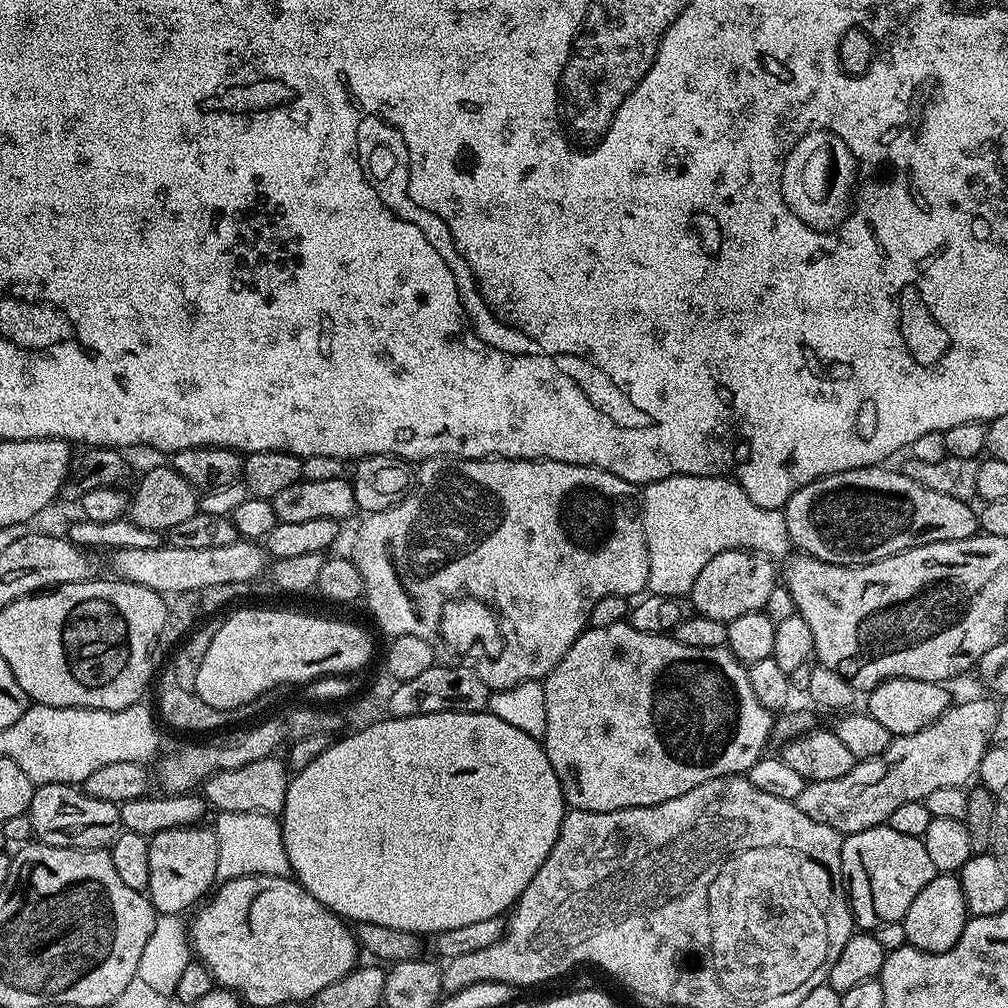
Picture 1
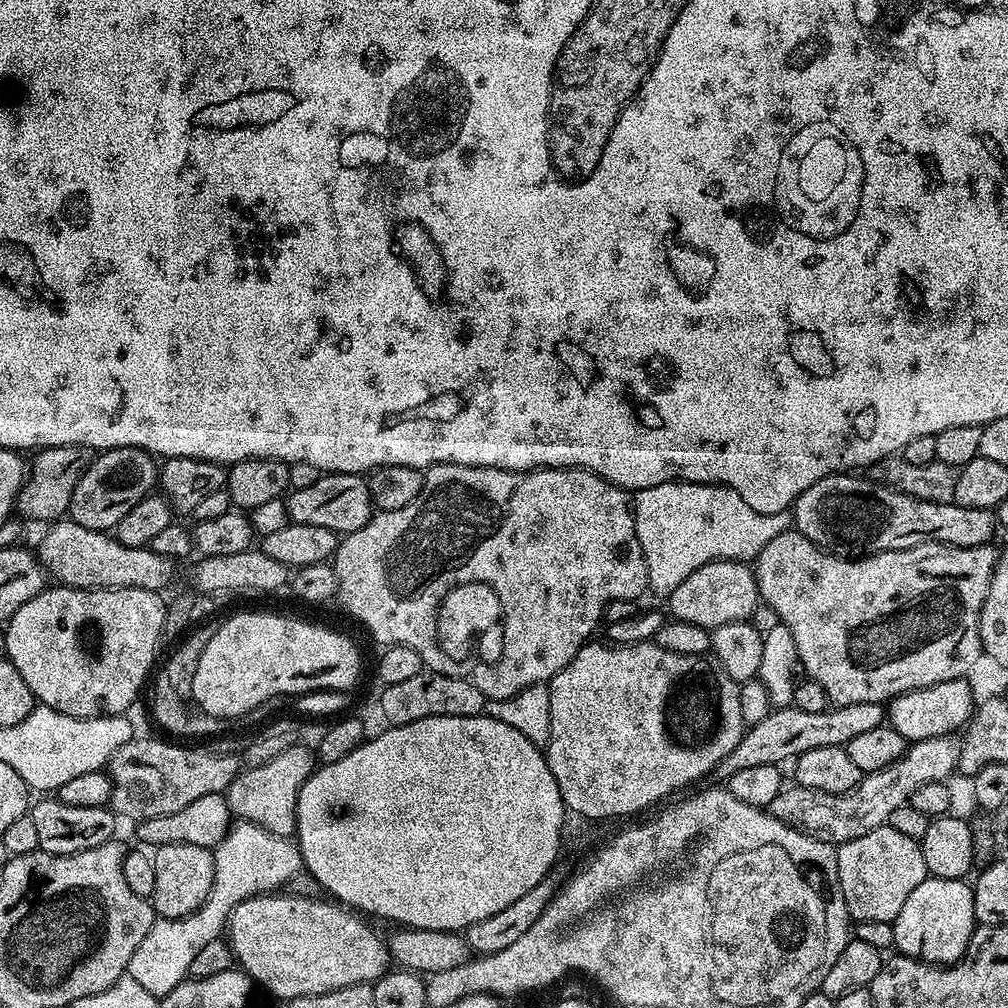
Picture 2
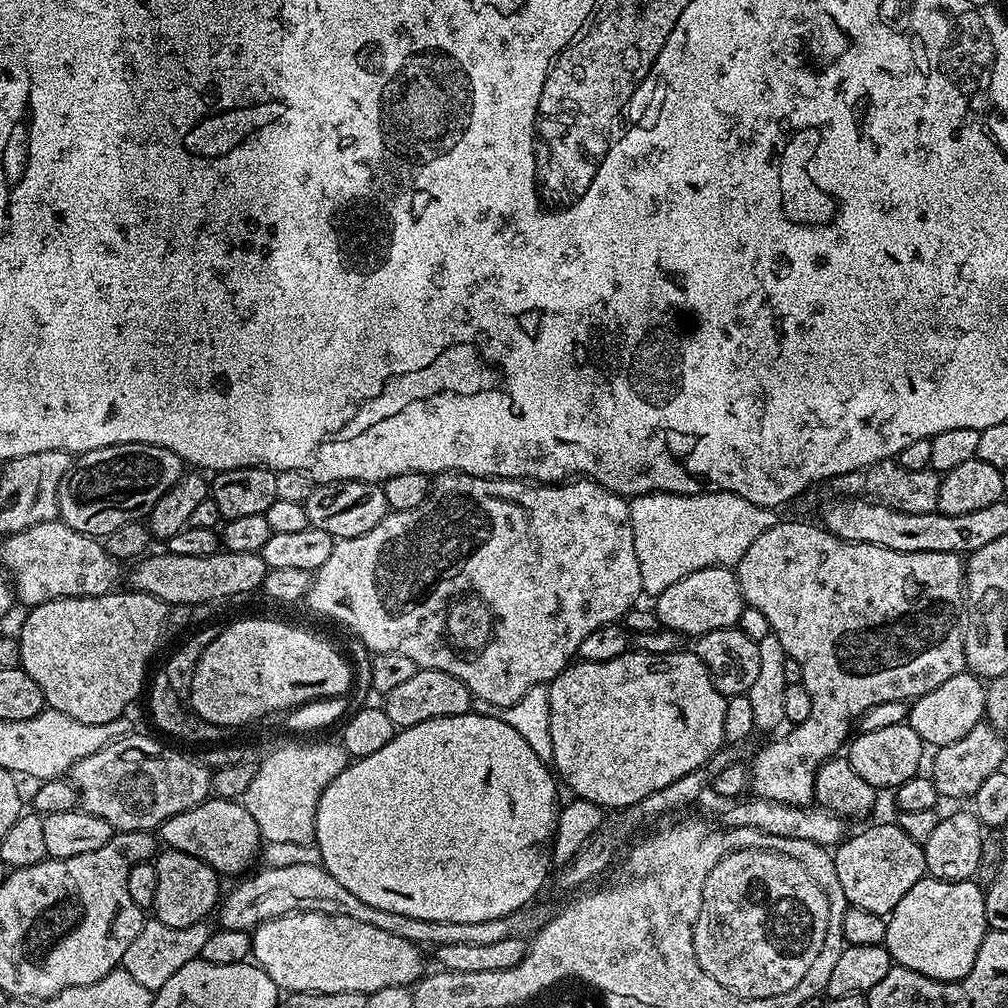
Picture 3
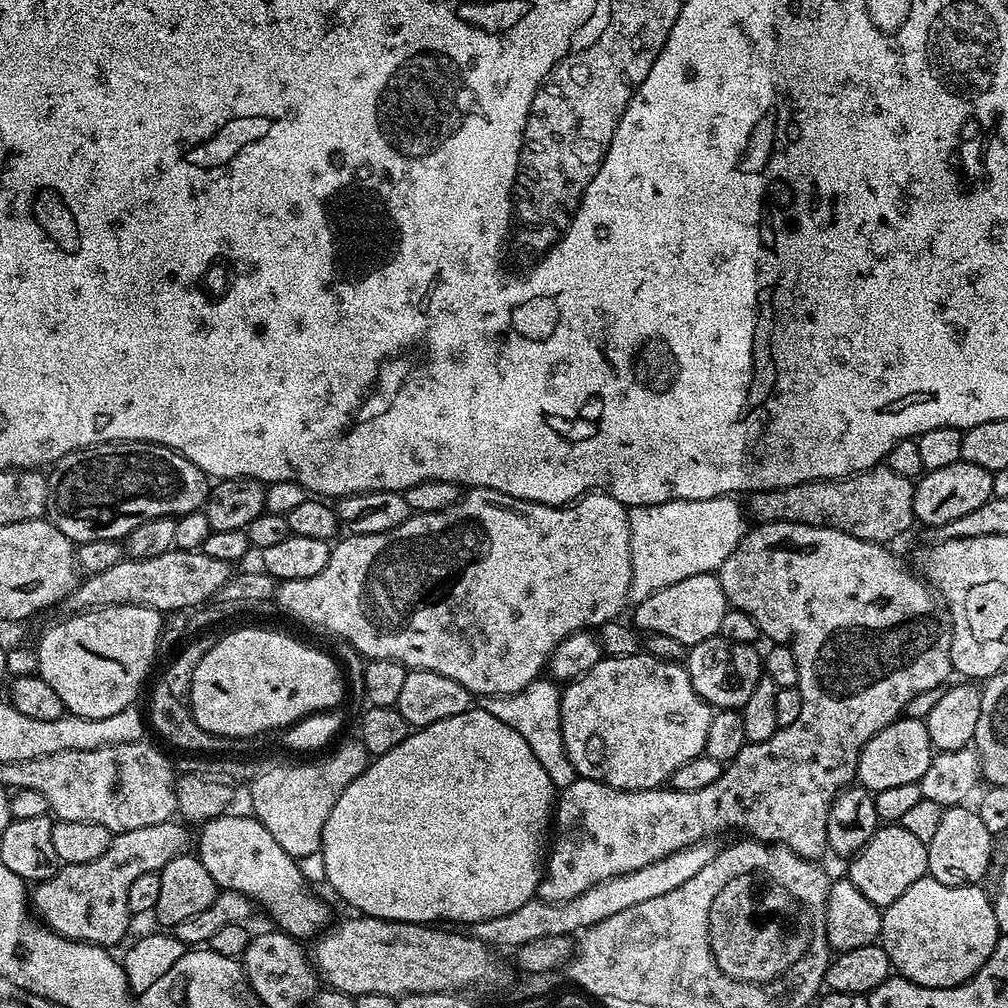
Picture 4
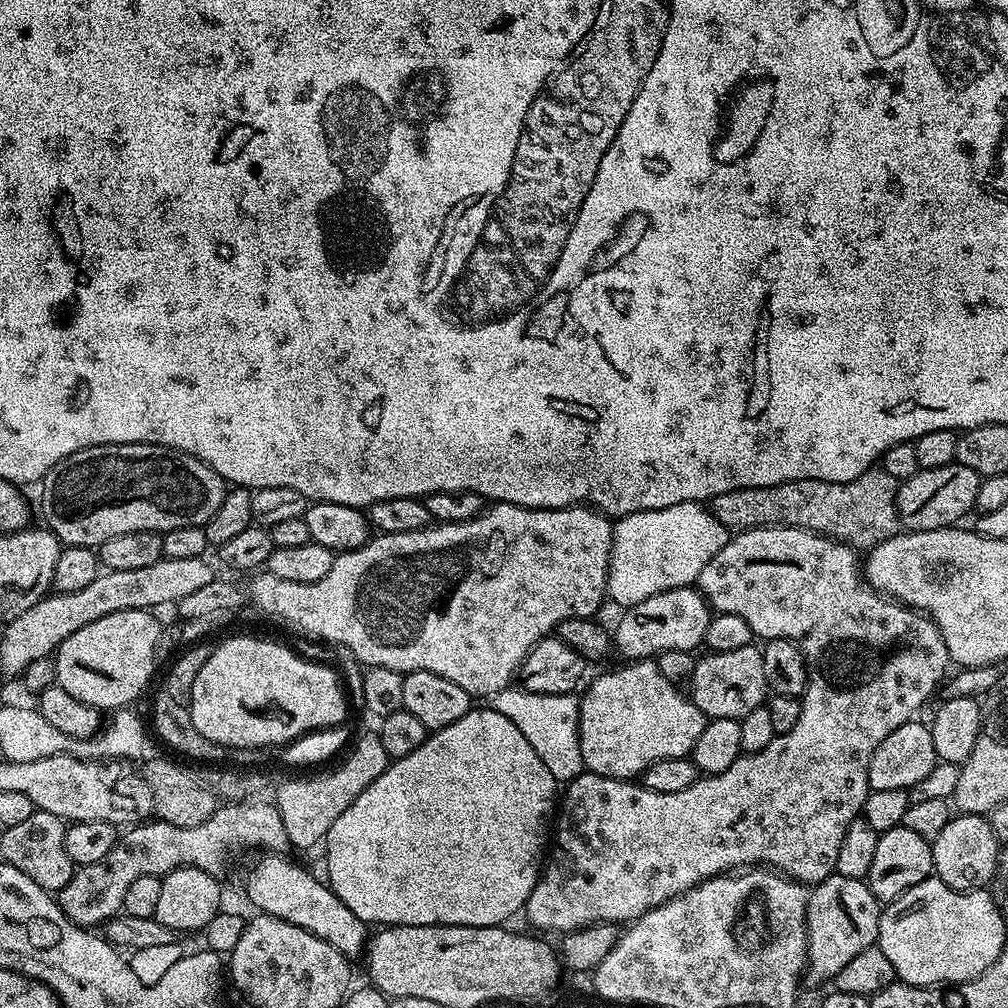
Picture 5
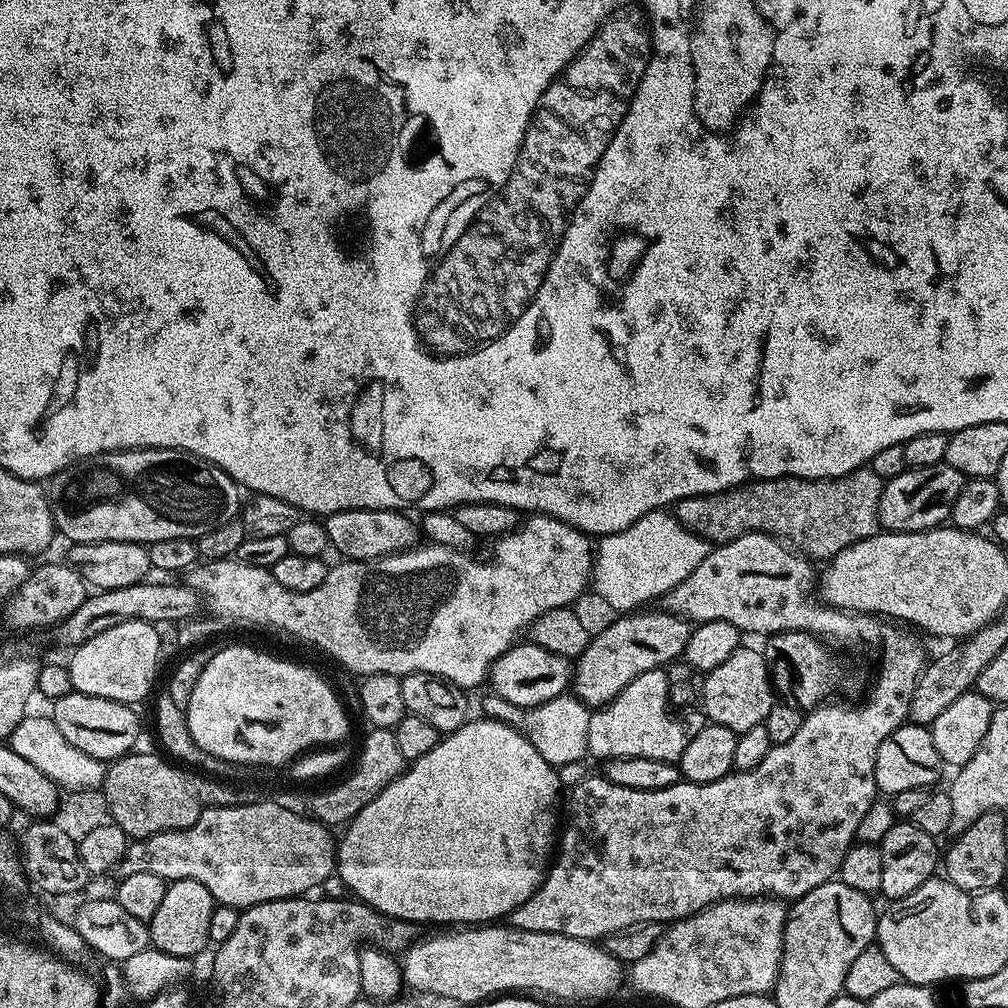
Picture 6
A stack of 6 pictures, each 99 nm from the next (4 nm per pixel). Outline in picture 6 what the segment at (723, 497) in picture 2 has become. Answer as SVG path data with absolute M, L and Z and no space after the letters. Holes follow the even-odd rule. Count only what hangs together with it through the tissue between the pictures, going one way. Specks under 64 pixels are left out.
M671 511L651 512L638 518L634 526L626 526L626 530L599 537L594 548L591 587L594 592L596 588L597 594L613 608L613 613L627 614L633 610L640 610L651 605L648 604L651 600L659 601L667 592L674 590L678 582L686 582L686 578L694 574L694 569L702 566L702 558L706 558L709 550L709 541L691 532Z

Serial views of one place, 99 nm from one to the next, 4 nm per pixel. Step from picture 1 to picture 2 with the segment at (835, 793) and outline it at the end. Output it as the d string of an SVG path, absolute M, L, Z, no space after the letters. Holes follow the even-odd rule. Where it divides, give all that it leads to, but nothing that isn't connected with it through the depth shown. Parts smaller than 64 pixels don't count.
M952 736L918 740L909 743L901 756L890 762L890 766L861 775L858 786L842 794L830 794L826 790L803 786L788 786L781 789L777 798L766 808L783 824L818 838L819 841L839 846L883 827L891 811L911 801L918 786L926 786L926 782L947 781L948 775L957 771L959 753L959 743Z

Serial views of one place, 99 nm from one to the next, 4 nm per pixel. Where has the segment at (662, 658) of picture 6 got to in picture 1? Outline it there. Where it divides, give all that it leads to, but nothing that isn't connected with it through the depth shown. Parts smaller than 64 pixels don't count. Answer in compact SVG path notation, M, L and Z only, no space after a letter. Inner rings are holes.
M726 550L722 554L714 554L714 558L702 566L702 574L694 578L690 593L690 601L696 607L693 609L701 616L723 622L742 618L742 614L763 612L770 590L778 586L778 568L772 564L775 563L760 552Z

